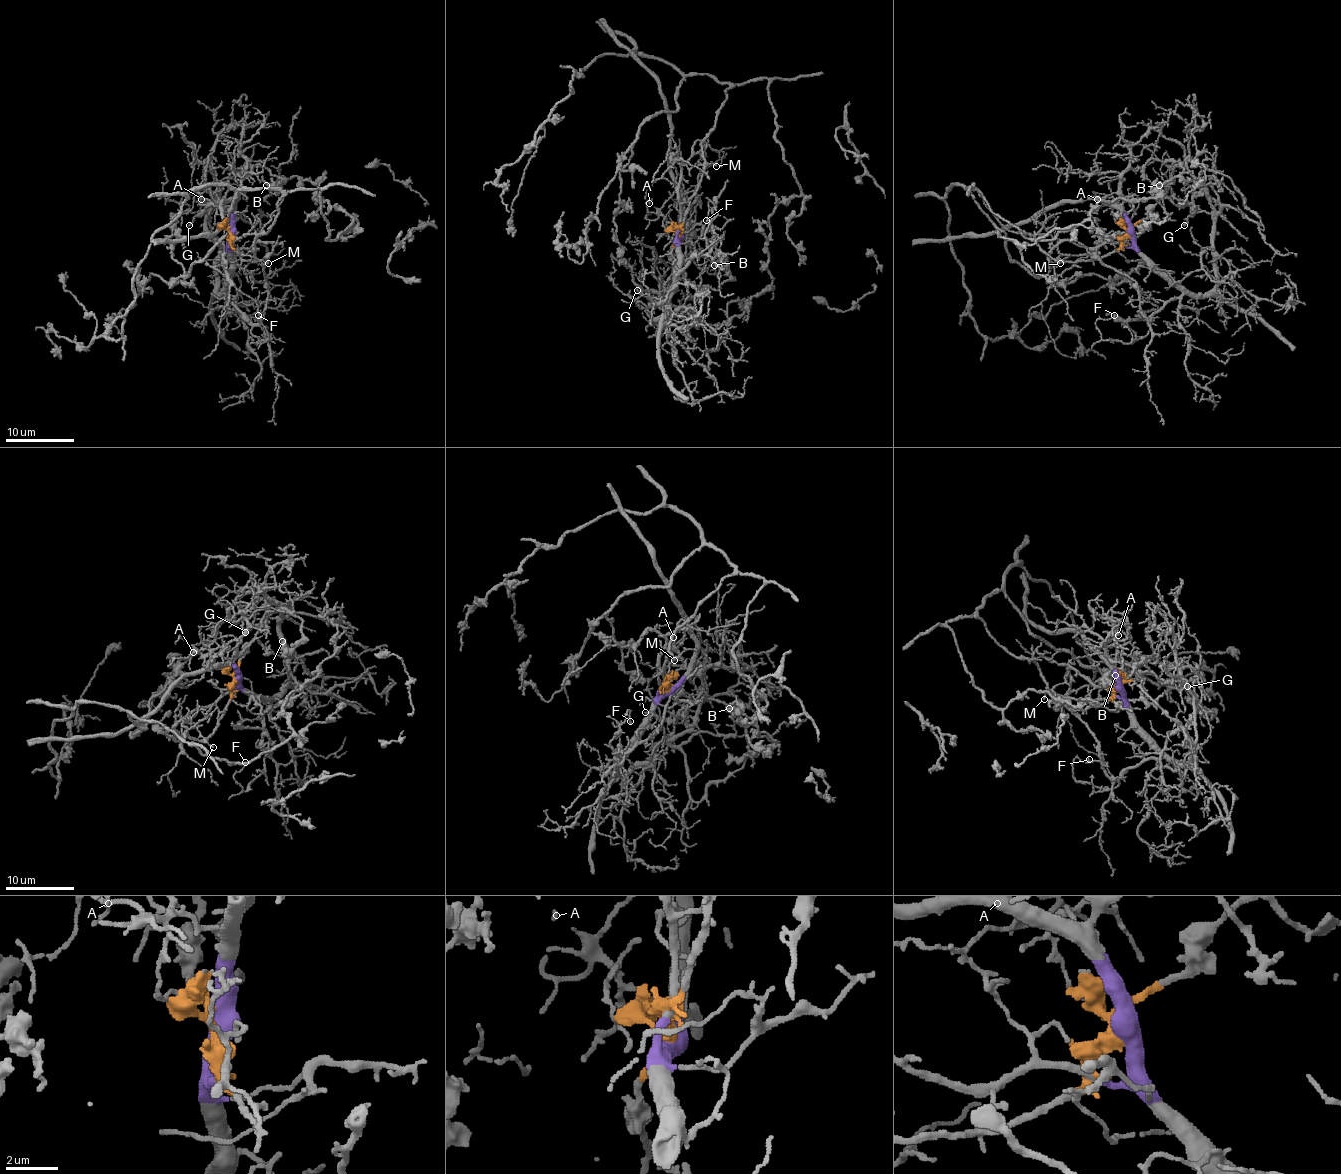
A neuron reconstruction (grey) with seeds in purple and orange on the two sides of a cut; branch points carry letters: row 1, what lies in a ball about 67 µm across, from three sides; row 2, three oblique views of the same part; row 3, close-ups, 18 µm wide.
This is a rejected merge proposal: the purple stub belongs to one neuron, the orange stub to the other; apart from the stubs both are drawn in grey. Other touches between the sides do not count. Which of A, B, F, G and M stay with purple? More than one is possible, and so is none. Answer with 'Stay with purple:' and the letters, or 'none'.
Stay with purple: A, F

